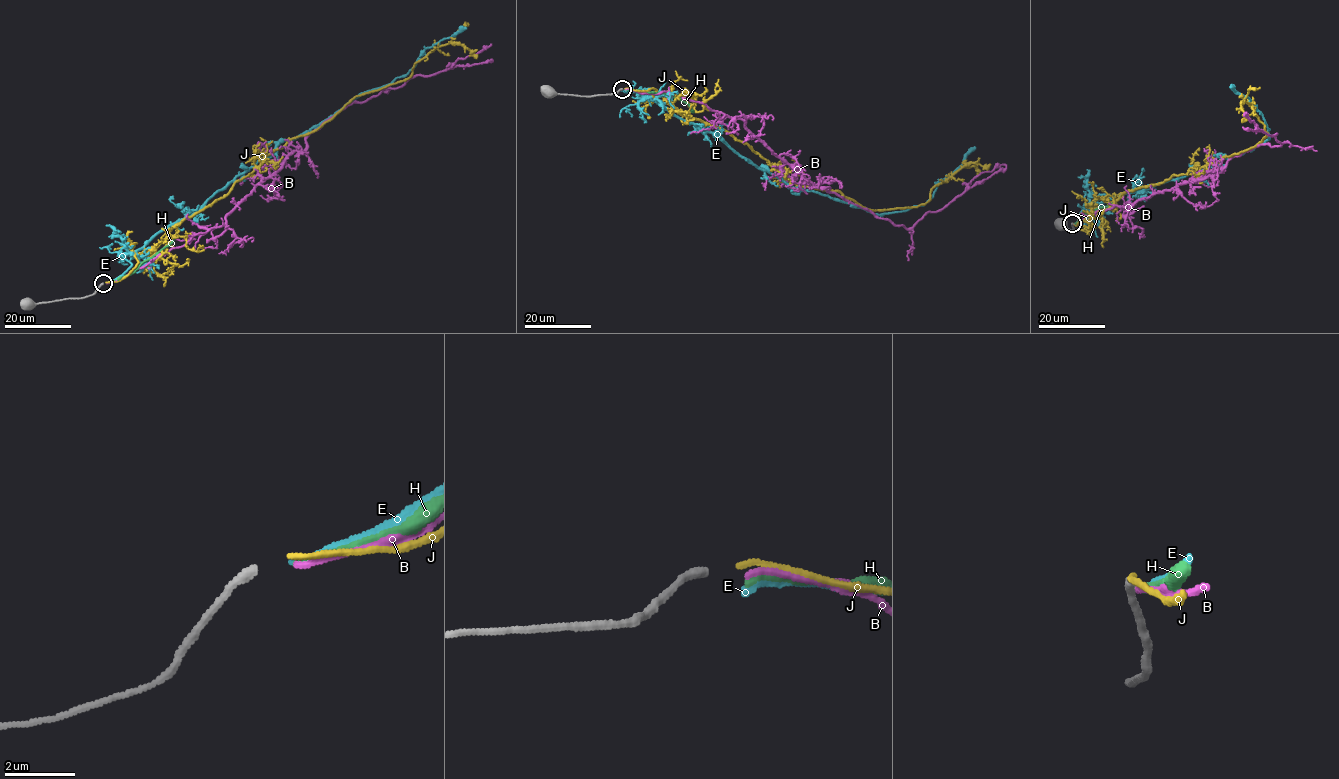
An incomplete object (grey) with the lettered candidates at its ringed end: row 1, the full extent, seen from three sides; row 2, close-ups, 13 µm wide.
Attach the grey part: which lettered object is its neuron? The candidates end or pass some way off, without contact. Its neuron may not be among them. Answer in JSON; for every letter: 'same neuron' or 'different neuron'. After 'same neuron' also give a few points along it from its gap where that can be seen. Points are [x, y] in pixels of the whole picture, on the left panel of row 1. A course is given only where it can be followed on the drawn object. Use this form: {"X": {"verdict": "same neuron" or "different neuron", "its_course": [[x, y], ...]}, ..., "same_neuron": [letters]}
{"B": {"verdict": "different neuron"}, "E": {"verdict": "different neuron"}, "H": {"verdict": "different neuron"}, "J": {"verdict": "different neuron"}, "same_neuron": []}

